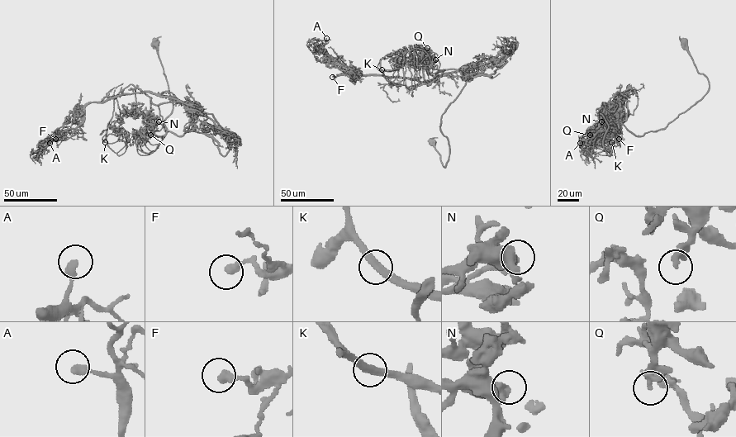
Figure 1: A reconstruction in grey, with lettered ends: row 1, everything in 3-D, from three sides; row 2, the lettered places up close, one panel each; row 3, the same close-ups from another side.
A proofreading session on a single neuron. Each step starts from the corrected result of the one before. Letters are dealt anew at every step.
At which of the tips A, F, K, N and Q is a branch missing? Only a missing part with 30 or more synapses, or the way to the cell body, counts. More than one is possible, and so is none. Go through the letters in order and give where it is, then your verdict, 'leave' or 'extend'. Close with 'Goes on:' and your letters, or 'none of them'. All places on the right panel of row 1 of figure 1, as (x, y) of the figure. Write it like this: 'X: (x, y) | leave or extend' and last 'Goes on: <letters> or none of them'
A: (580, 143) | leave
F: (619, 139) | leave
K: (611, 142) | leave
N: (601, 121) | extend
Q: (590, 135) | leave
Goes on: N

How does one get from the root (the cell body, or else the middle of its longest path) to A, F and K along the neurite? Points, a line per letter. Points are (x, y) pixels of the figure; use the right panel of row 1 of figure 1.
A: (684, 43), (708, 82), (700, 99), (636, 135), (614, 115), (623, 92), (614, 125), (580, 143)
F: (684, 43), (708, 92), (664, 128), (642, 135), (615, 116), (620, 93), (611, 129), (619, 139)
K: (684, 43), (708, 92), (664, 128), (642, 135), (615, 116), (613, 101), (622, 92), (624, 116), (611, 142)

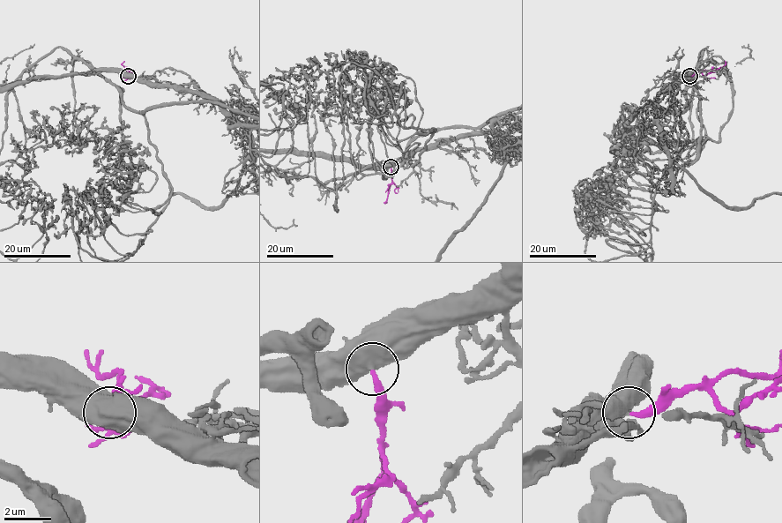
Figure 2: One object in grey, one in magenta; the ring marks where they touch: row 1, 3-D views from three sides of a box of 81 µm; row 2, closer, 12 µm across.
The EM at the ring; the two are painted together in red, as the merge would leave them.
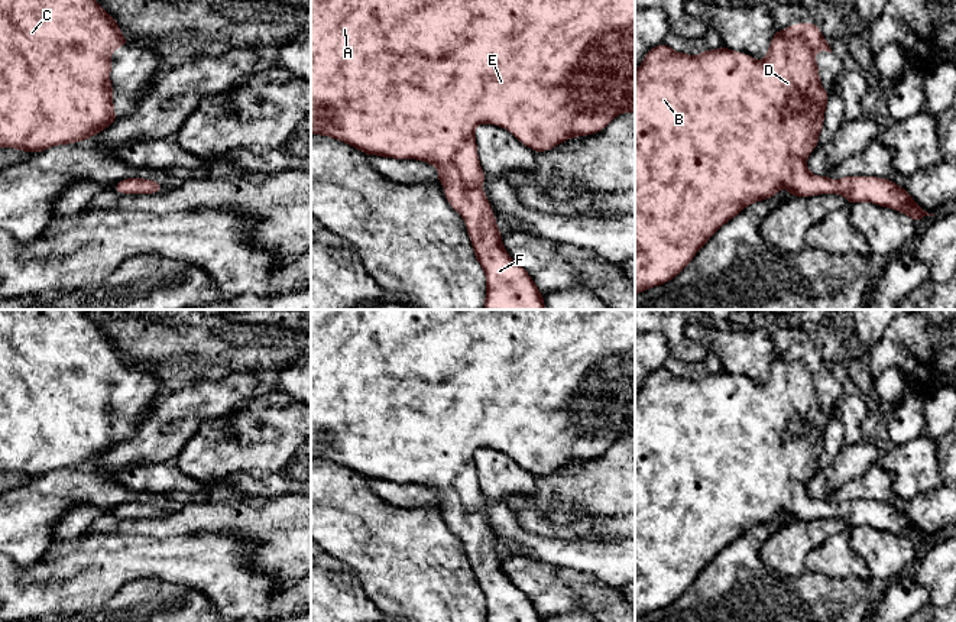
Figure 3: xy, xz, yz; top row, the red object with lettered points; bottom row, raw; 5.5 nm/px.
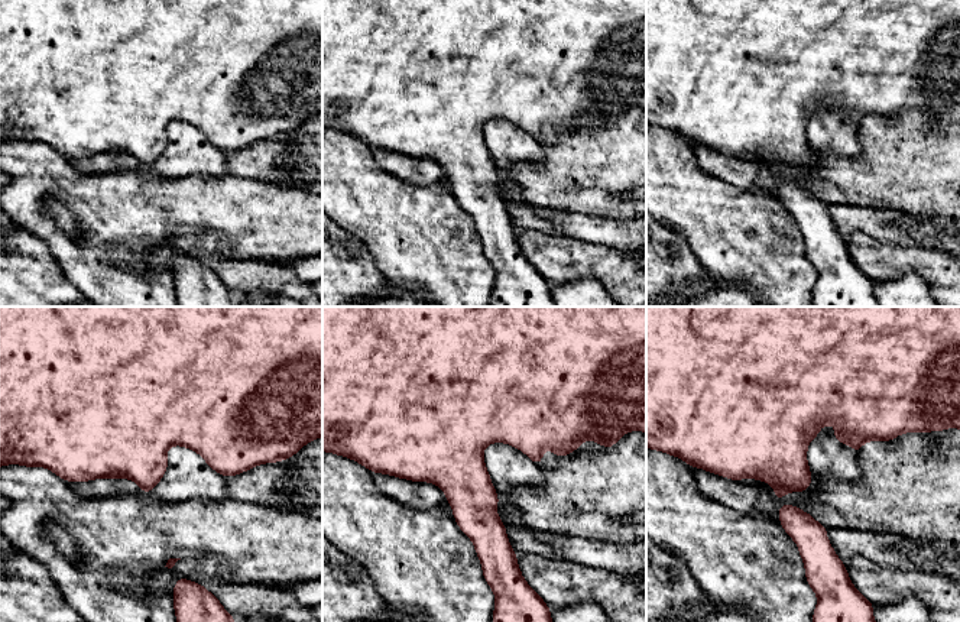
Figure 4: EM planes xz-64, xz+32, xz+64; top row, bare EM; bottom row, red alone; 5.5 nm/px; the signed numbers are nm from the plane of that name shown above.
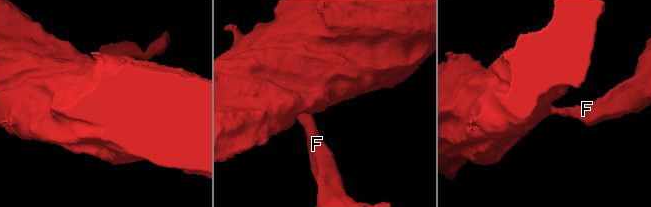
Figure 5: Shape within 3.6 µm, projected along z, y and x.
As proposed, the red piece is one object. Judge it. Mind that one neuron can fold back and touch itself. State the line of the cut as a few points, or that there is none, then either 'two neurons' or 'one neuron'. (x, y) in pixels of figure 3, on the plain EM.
cut none; one neuron

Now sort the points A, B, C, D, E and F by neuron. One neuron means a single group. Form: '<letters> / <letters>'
A B C D E F

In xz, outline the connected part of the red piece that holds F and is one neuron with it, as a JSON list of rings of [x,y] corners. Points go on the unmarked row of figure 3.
[[[311,310],[311,459],[331,460],[357,472],[366,479],[377,479],[395,483],[425,485],[438,492],[438,505],[444,511],[445,522],[450,529],[464,542],[467,557],[477,586],[486,597],[486,622],[542,622],[542,618],[528,599],[505,574],[502,560],[496,550],[490,527],[480,509],[487,503],[480,492],[474,453],[482,447],[496,448],[508,453],[519,466],[535,476],[550,474],[561,466],[587,460],[605,453],[618,438],[635,437],[635,310]]]

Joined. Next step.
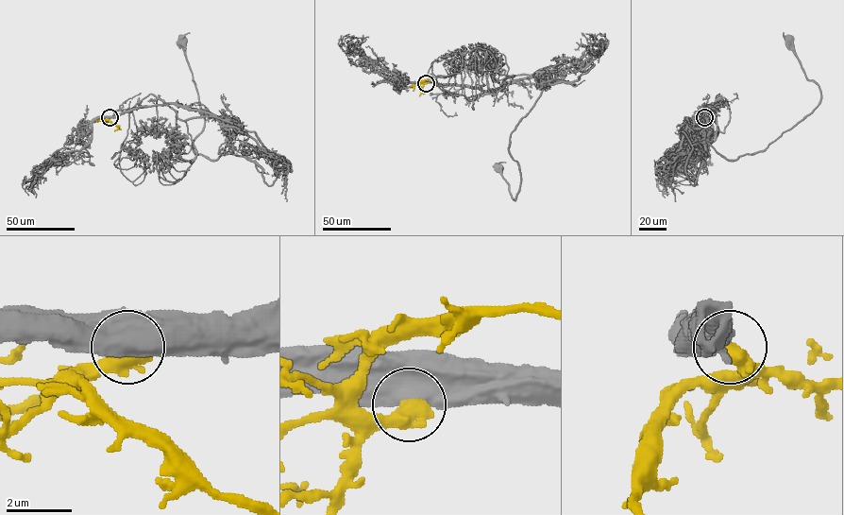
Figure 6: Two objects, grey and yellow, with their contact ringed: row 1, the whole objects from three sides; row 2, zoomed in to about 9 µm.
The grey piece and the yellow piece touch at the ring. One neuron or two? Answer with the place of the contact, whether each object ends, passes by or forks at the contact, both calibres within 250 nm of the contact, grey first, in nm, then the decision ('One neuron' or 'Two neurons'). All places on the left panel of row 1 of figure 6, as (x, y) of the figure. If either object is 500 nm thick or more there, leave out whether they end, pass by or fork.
Place: (109, 117). Thickness 800 nm (grey) against 650 nm. One neuron

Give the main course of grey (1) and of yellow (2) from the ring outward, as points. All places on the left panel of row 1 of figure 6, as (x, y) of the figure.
1: (109, 117), (168, 104), (212, 113), (228, 132), (218, 158), (210, 160), (194, 152), (204, 113), (181, 41)
2: (109, 117), (107, 119), (121, 129)

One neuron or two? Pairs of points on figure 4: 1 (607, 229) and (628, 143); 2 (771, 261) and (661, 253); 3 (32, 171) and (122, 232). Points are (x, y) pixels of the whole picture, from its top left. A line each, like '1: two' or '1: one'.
1: two
2: two
3: one

